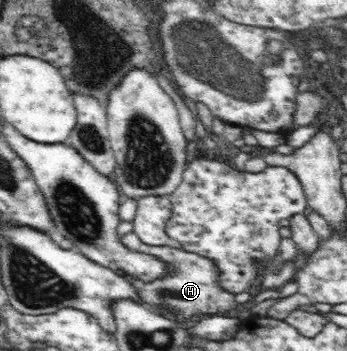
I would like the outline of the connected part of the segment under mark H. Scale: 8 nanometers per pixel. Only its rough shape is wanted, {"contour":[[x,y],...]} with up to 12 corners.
{"contour":[[133,232],[130,251],[168,264],[165,277],[129,279],[137,297],[181,324],[229,315],[212,259],[175,244],[146,245]]}

